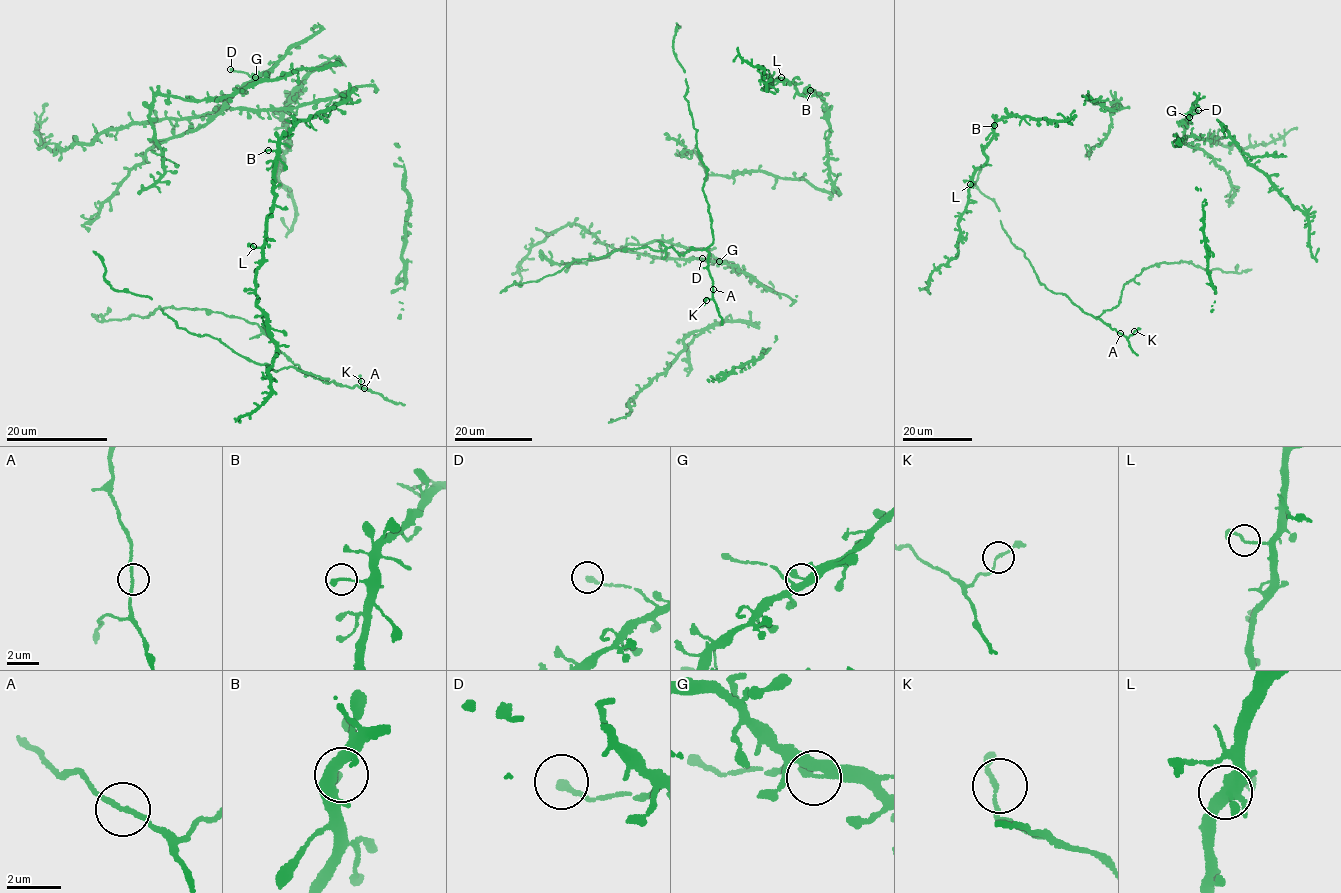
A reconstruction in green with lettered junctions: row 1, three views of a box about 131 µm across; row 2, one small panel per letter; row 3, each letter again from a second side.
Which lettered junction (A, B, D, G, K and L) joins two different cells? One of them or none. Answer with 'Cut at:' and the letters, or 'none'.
Cut at: none

